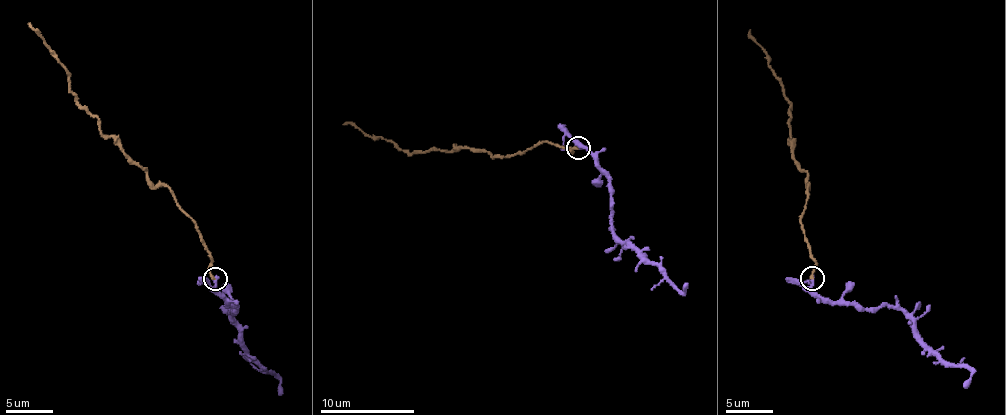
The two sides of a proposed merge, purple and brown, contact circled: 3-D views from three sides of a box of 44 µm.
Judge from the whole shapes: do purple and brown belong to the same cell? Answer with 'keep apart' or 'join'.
keep apart

